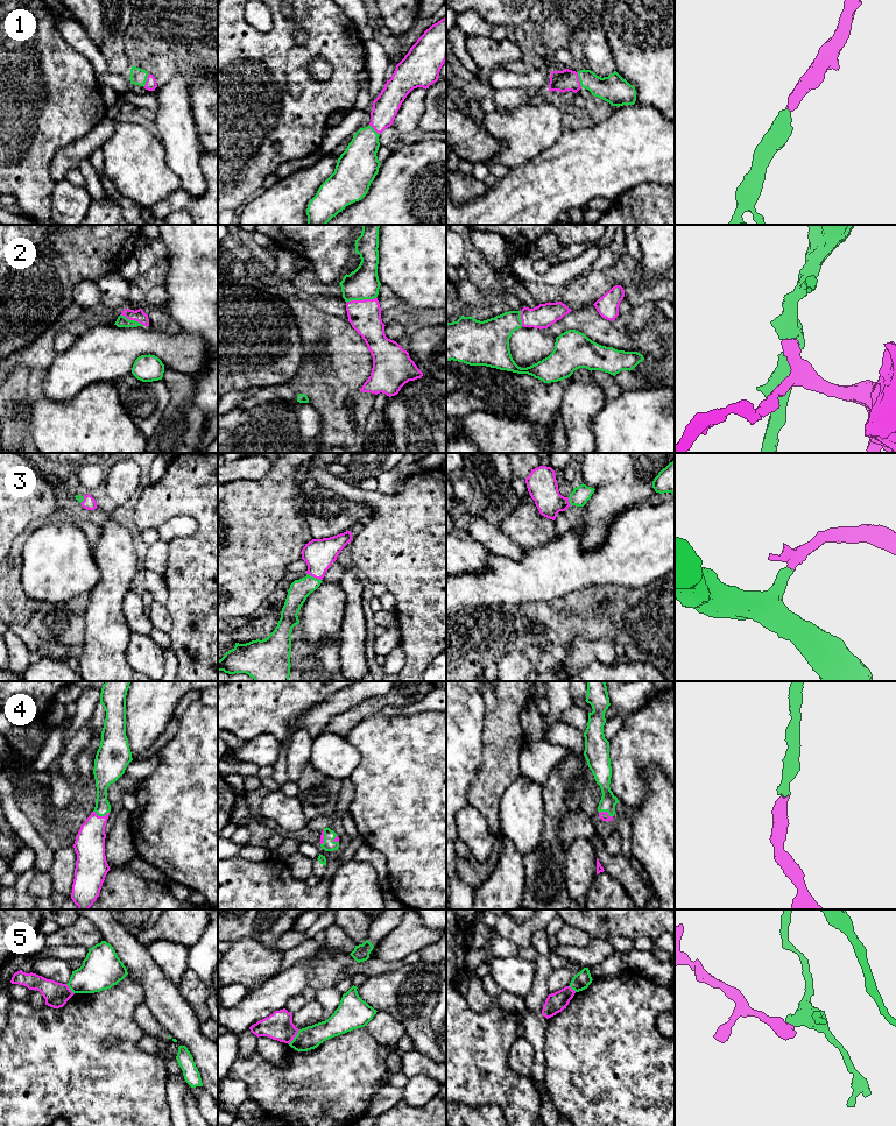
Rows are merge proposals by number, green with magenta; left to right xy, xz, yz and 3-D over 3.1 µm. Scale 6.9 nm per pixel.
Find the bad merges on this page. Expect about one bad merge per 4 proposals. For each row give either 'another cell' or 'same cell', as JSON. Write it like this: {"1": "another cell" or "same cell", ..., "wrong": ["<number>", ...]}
{"1": "same cell", "2": "same cell", "3": "same cell", "4": "same cell", "5": "another cell", "wrong": ["5"]}

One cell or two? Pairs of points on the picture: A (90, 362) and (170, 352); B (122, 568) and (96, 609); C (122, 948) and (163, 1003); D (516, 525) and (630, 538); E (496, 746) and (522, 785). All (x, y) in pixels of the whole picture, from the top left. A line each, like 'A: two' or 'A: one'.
A: one
B: one
C: one
D: two
E: two

